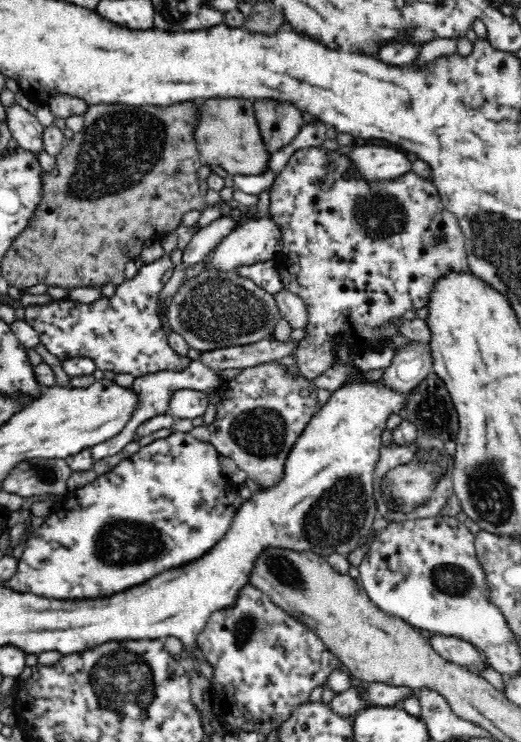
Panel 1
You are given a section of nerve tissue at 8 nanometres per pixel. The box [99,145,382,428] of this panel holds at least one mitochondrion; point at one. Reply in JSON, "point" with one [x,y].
{"point":[215,309]}

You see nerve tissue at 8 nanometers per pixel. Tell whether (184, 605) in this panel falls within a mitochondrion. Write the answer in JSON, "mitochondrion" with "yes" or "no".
{"mitochondrion":"no"}

